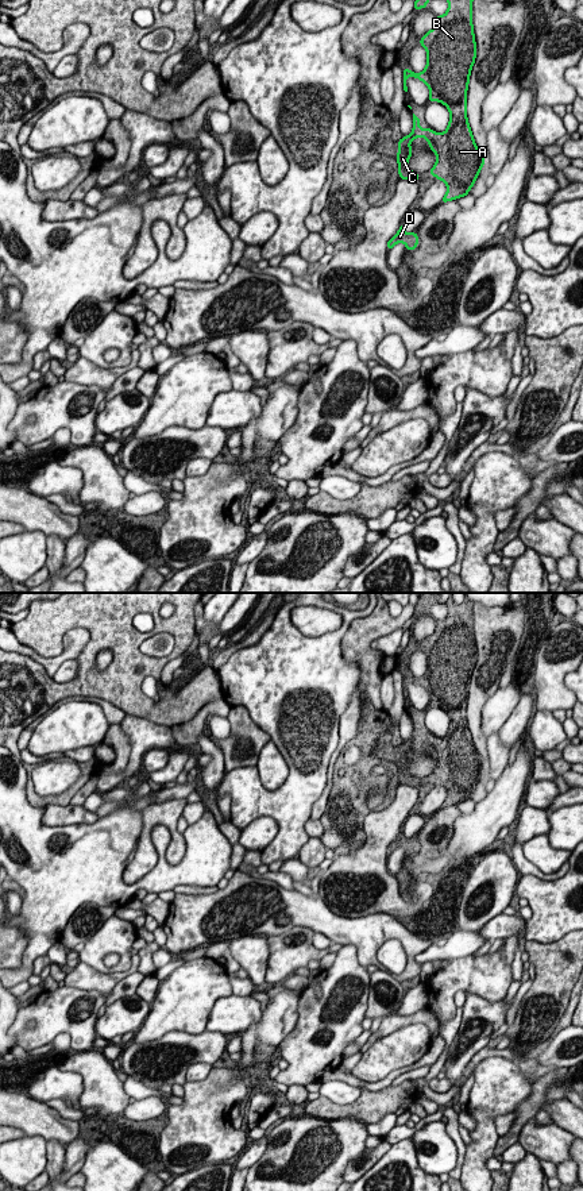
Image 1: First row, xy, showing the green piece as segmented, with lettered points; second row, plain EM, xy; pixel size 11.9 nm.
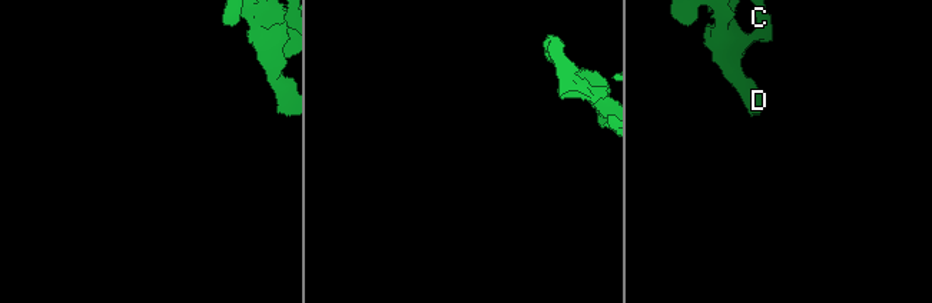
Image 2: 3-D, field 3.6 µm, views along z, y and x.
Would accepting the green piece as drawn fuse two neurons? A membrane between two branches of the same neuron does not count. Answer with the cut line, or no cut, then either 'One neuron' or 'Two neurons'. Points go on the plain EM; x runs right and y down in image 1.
No split. One neuron

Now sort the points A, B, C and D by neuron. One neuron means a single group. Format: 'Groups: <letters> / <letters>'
Groups: A B C D

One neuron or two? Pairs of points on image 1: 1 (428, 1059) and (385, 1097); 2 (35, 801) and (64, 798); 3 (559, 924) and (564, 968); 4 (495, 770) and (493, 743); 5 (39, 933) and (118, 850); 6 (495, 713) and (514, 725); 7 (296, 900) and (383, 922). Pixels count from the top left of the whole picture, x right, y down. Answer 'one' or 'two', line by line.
1: two
2: one
3: two
4: one
5: one
6: two
7: one

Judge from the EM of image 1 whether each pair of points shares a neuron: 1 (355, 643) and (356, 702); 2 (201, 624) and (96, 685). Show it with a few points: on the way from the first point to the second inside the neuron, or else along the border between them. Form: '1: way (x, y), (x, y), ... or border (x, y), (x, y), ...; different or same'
1: way (366, 658), (367, 687); same
2: border (195, 606), (195, 627), (197, 629); different

